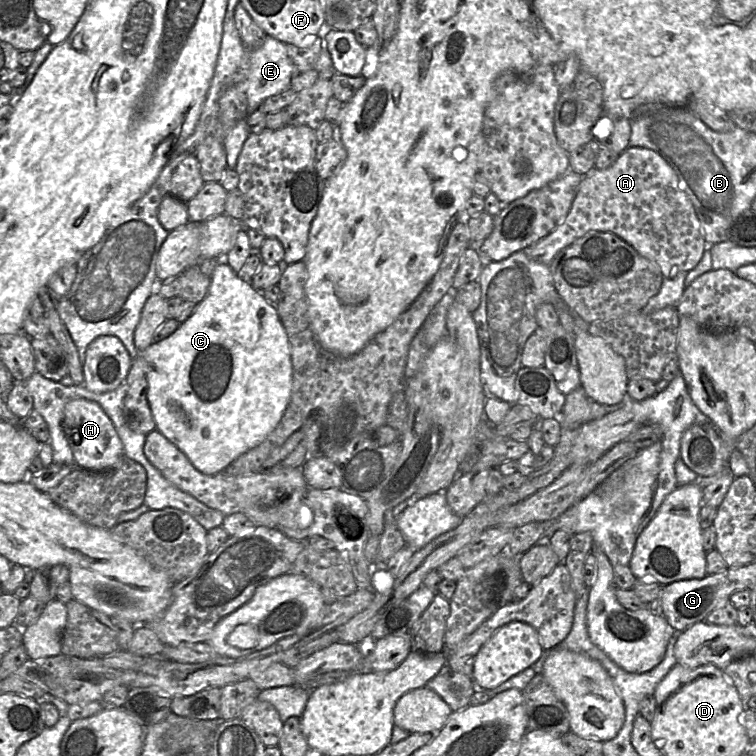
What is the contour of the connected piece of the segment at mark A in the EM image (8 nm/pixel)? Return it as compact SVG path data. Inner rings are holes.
M630 145L609 168L595 168L584 175L565 220L546 237L523 251L531 259L550 265L561 250L590 231L614 233L642 256L657 263L665 278L674 278L680 272L689 272L698 265L705 250L709 249L694 206L682 190L672 167L657 152Z

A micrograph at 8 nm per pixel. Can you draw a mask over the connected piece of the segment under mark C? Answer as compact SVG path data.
M220 261L215 267L211 275L207 295L197 304L191 316L184 323L180 324L170 337L158 343L151 344L147 349L139 352L139 354L145 359L148 365L147 400L156 430L184 453L191 464L203 474L213 475L224 471L240 455L263 442L280 422L290 401L293 385L290 343L277 313L276 306L268 303L261 291L255 289L249 280L237 274L225 261Z

